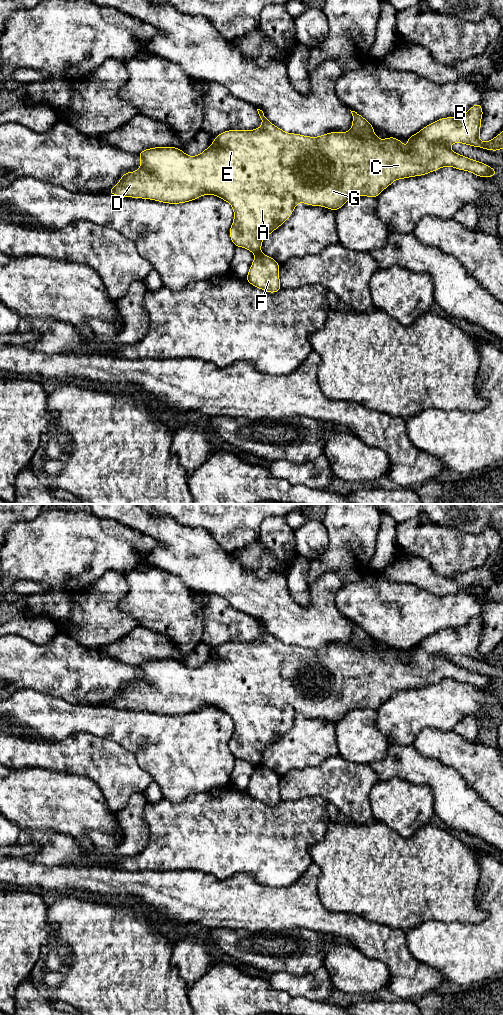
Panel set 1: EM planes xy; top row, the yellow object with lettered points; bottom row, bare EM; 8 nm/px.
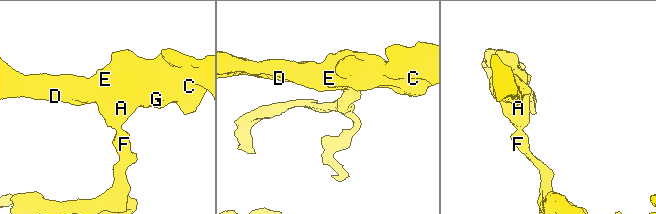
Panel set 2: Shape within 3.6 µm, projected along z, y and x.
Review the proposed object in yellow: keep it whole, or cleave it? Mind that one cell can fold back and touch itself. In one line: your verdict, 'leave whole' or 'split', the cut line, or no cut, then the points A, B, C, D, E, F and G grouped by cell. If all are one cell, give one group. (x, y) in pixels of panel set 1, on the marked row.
split; cut xy (260, 251), (255, 255); groups A B C D E G / F

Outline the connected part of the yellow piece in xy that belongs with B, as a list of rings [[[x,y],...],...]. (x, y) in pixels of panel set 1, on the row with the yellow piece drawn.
[[[480,103],[473,105],[466,113],[438,119],[423,127],[416,134],[407,137],[408,146],[393,136],[381,140],[374,134],[374,126],[363,116],[351,111],[352,127],[347,132],[329,132],[318,137],[287,133],[271,123],[263,111],[257,109],[262,126],[253,130],[227,130],[214,137],[214,141],[202,153],[189,156],[181,149],[153,147],[137,153],[140,167],[134,172],[125,172],[117,185],[108,193],[120,196],[156,200],[167,204],[181,204],[196,200],[203,195],[214,195],[228,202],[234,212],[229,230],[230,239],[236,247],[242,247],[253,254],[261,252],[262,240],[279,228],[293,213],[298,203],[322,206],[339,210],[348,200],[355,197],[377,198],[393,181],[426,175],[449,166],[468,171],[476,176],[490,178],[497,171],[489,165],[470,159],[451,150],[453,143],[462,143],[491,151],[503,148],[503,131],[487,142],[479,138],[483,109]]]

